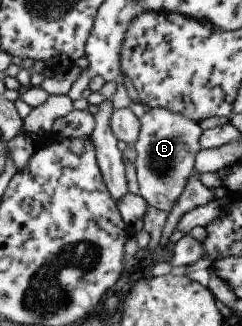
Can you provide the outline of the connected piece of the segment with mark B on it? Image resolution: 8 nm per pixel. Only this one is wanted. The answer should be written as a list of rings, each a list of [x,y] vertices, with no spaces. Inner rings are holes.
[[[151,108],[140,121],[141,135],[134,143],[133,156],[138,171],[139,193],[151,206],[171,213],[196,172],[197,153],[202,150],[203,127],[185,115],[161,108]]]

